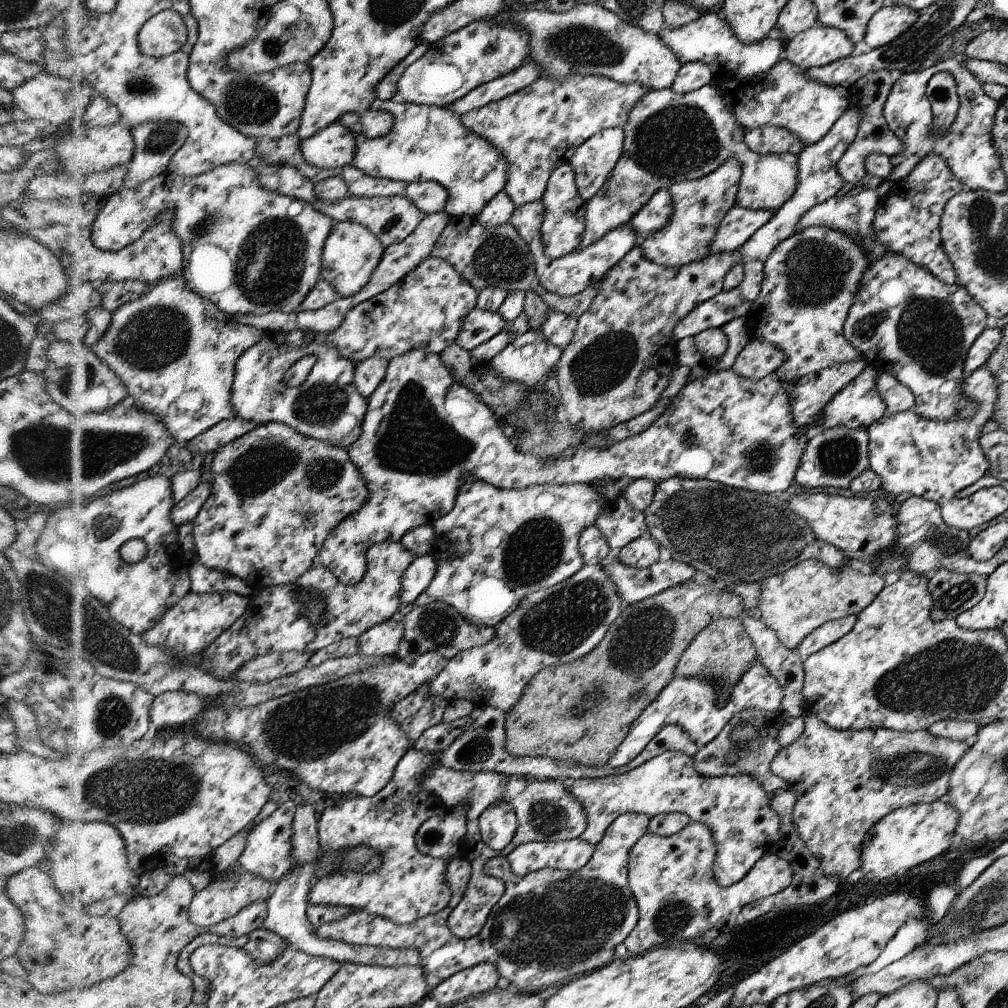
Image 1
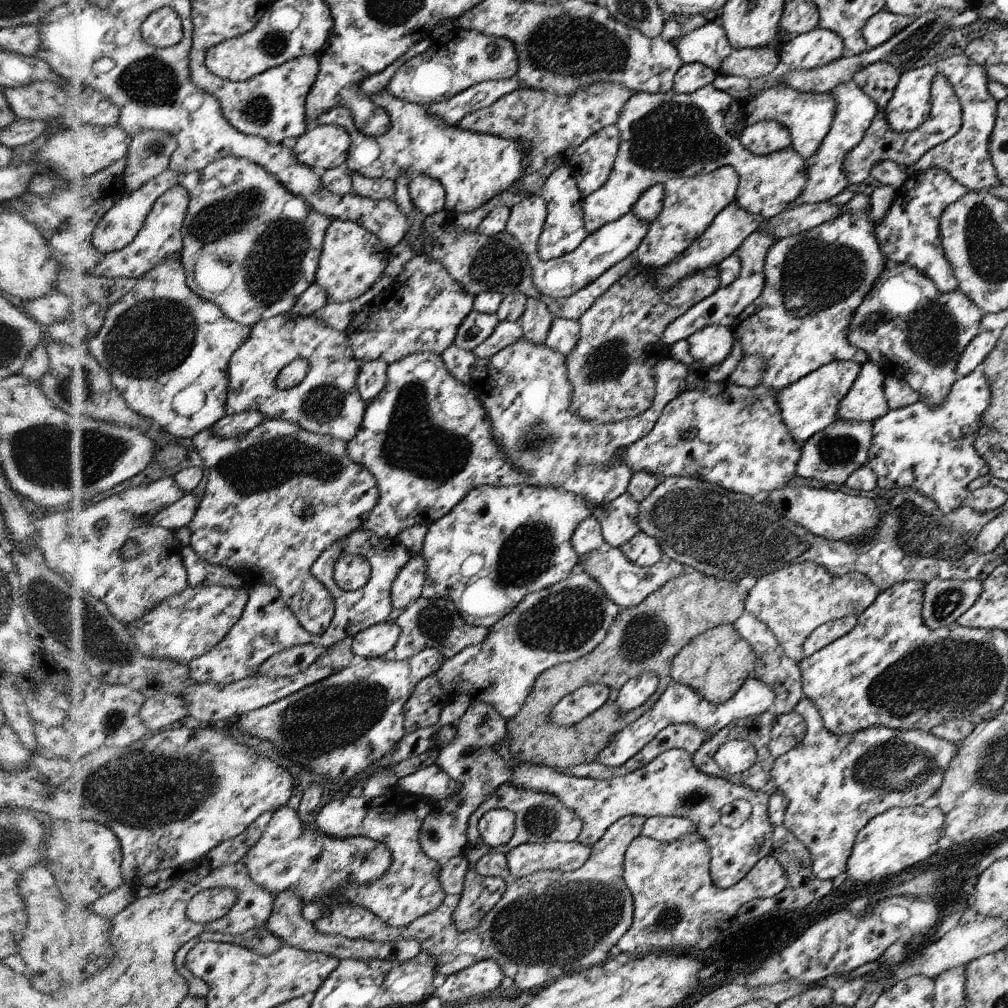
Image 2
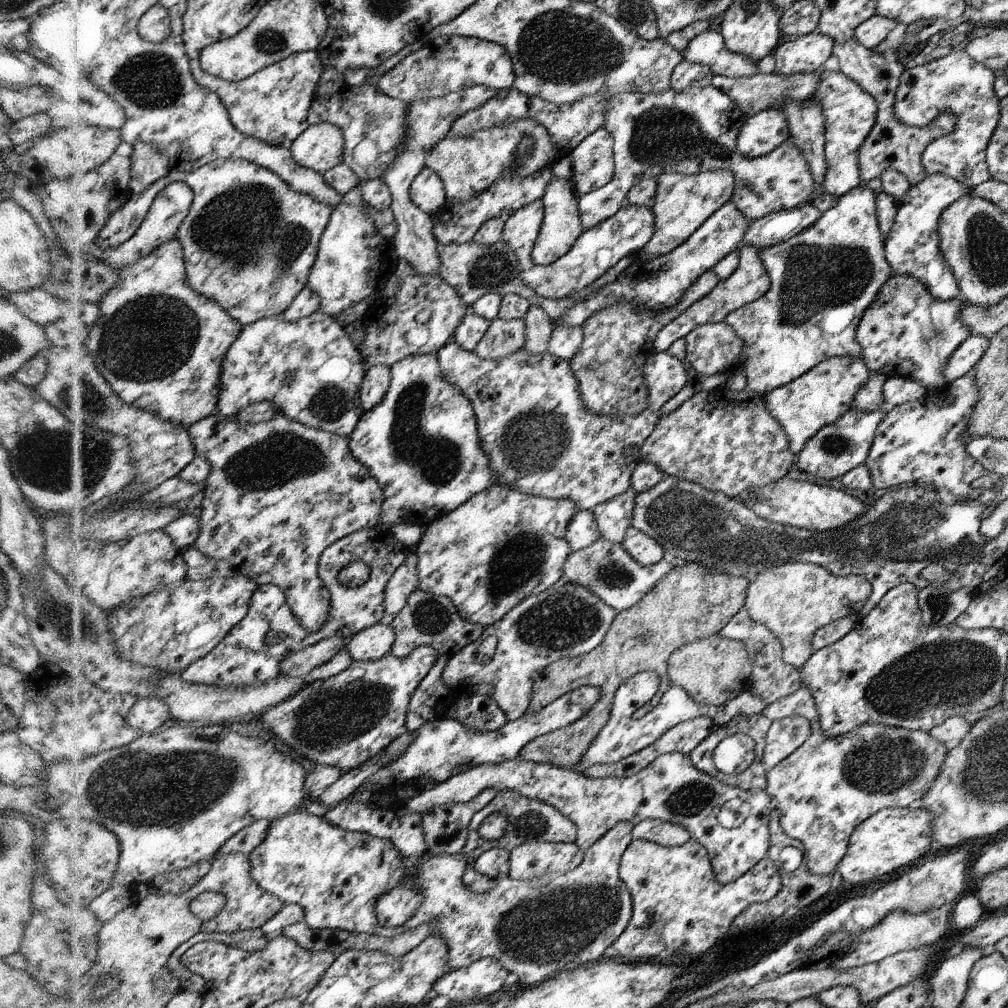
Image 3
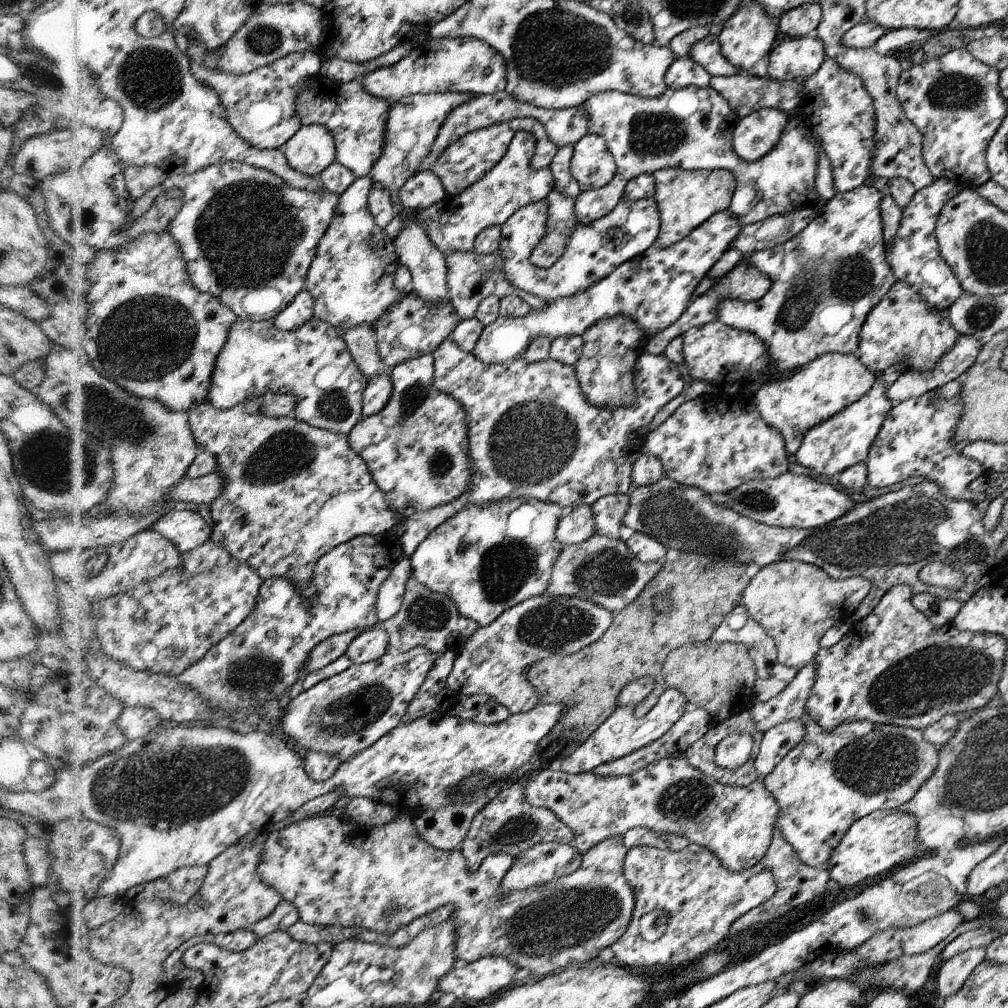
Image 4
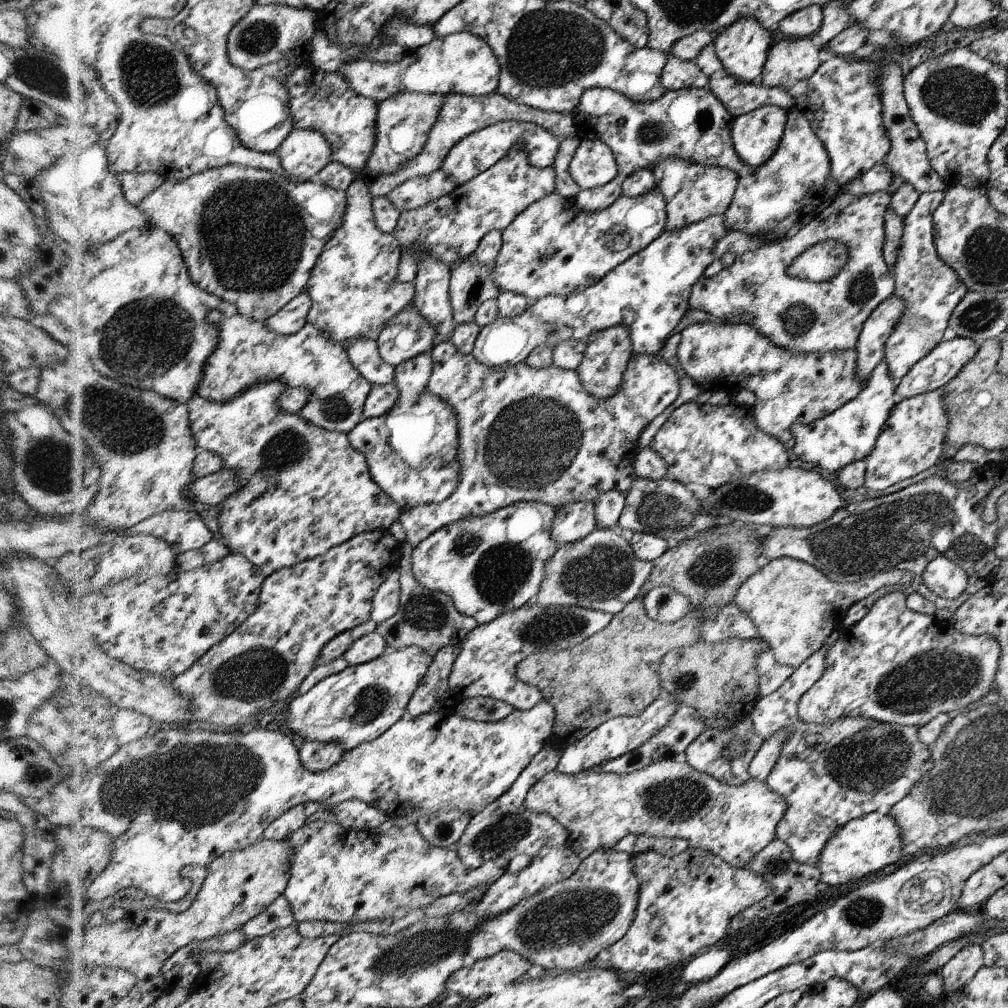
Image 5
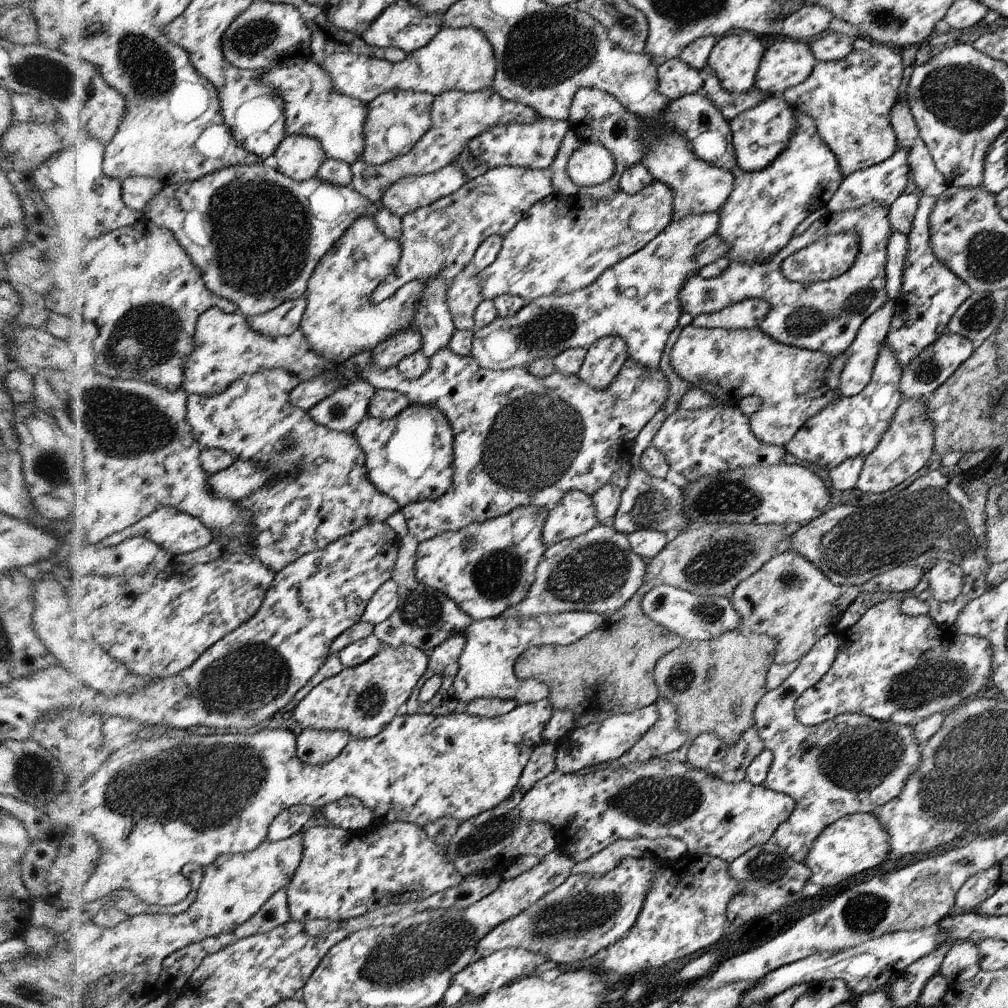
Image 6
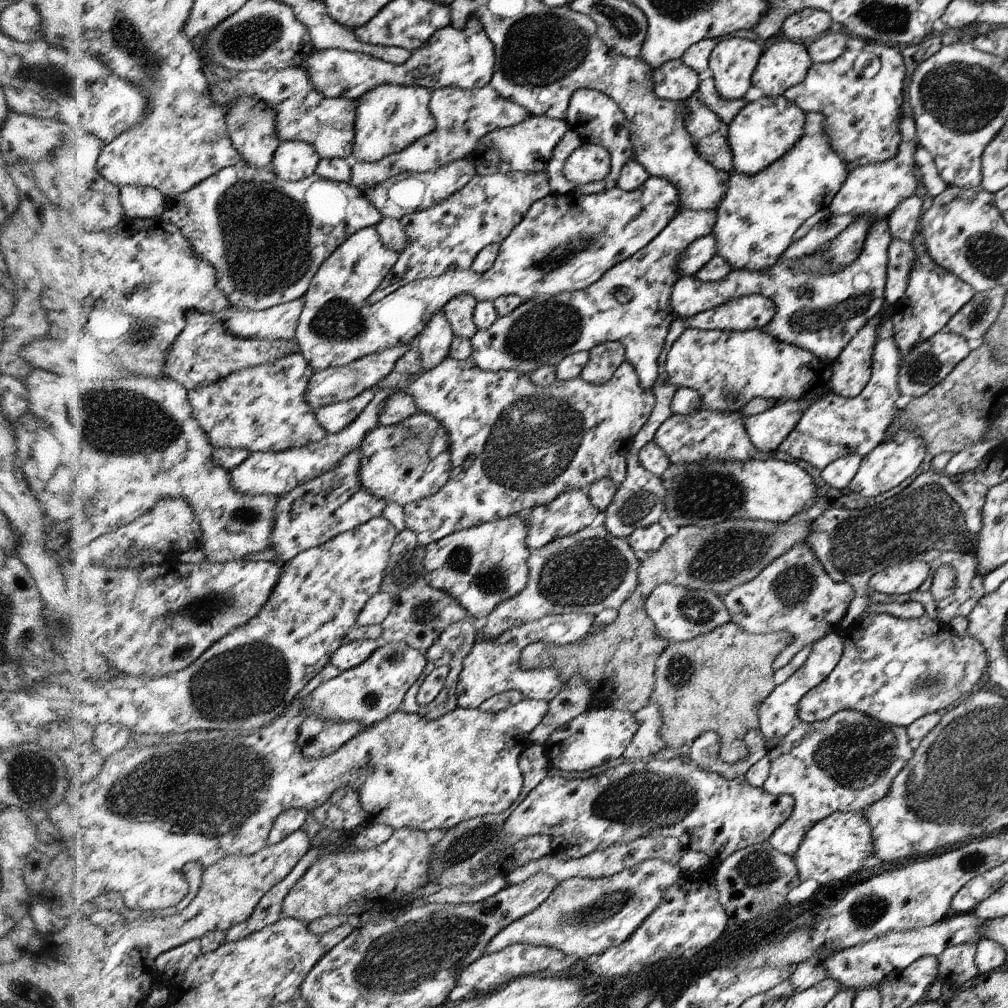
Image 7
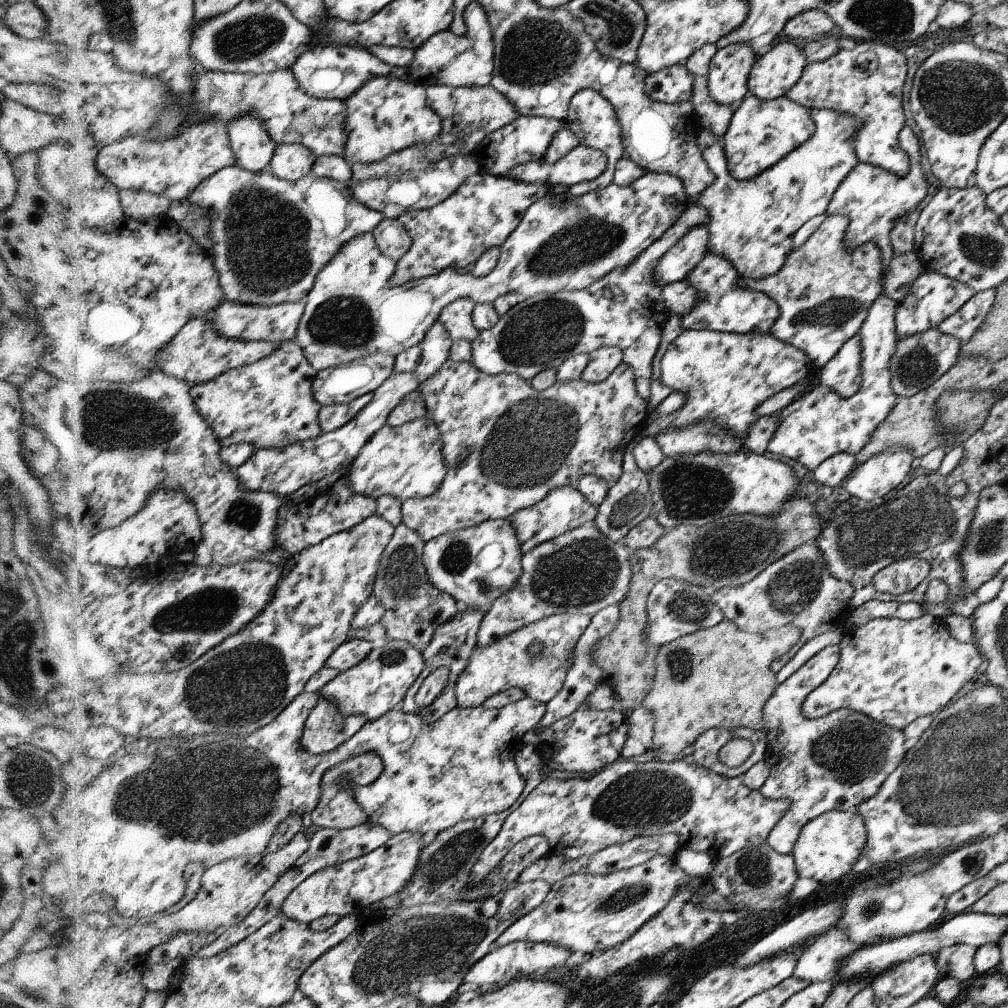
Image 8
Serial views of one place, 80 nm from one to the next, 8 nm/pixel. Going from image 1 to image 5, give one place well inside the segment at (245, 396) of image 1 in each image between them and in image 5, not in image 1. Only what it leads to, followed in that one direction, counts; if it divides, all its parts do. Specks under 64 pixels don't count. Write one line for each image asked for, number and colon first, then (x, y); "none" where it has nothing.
2: (329, 403)
3: (311, 370)
4: (313, 363)
5: (250, 352)

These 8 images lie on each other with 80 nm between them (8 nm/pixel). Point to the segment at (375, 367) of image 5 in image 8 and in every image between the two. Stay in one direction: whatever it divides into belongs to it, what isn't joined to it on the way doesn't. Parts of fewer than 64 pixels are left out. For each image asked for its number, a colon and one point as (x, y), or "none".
6: (519, 440)
7: (515, 445)
8: (507, 445)

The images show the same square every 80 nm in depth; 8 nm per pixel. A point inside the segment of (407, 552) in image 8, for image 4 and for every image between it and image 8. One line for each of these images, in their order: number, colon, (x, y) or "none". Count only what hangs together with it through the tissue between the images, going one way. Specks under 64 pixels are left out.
4: (427, 619)
5: (427, 619)
6: (425, 617)
7: (420, 614)

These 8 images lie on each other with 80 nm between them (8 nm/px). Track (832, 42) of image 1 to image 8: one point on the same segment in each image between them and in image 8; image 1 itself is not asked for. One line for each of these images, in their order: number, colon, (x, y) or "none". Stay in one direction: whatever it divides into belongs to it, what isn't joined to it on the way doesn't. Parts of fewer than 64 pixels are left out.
2: (820, 46)
3: (806, 54)
4: (797, 59)
5: (790, 61)
6: (787, 63)
7: (785, 64)
8: (778, 70)

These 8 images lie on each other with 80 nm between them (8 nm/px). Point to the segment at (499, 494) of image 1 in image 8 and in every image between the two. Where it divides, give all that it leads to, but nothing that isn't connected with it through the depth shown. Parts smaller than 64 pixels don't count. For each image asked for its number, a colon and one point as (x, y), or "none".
2: (499, 544)
3: (488, 555)
4: (488, 559)
5: (491, 564)
6: (487, 567)
7: (482, 566)
8: (477, 565)

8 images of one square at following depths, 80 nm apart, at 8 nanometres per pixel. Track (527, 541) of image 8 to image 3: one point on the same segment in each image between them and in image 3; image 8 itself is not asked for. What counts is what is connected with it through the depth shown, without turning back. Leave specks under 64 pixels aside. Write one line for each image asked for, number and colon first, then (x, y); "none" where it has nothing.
3: (583, 530)
4: (576, 526)
5: (574, 521)
6: (575, 515)
7: (572, 511)

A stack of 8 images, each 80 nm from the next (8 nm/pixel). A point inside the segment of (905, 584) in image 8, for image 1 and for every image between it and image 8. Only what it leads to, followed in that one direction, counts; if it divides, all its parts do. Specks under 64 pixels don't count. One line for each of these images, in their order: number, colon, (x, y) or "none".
1: (794, 603)
2: (794, 601)
3: (794, 600)
4: (796, 603)
5: (795, 607)
6: (790, 599)
7: (907, 576)

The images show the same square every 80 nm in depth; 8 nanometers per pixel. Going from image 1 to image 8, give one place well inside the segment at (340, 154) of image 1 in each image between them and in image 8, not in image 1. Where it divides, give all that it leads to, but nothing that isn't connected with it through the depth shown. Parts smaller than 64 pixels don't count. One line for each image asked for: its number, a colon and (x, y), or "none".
2: (327, 146)
3: (321, 147)
4: (314, 149)
5: (307, 151)
6: (301, 156)
7: (297, 160)
8: (293, 162)

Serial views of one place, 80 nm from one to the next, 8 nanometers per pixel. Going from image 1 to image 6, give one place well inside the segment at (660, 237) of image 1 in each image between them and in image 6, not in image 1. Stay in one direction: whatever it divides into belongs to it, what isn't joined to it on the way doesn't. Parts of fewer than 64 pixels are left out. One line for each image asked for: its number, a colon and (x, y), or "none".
2: (691, 204)
3: (683, 203)
4: (686, 199)
5: (693, 192)
6: (699, 187)

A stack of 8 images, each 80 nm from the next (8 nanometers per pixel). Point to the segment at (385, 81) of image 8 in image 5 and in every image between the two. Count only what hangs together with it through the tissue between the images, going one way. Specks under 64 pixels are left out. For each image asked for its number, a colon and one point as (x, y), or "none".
5: (404, 124)
6: (396, 120)
7: (390, 117)

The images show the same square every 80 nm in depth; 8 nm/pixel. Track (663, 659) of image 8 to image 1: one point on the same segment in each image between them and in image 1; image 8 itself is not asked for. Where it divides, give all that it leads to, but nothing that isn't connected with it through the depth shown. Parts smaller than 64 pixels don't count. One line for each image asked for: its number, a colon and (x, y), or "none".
1: (723, 651)
2: (716, 663)
3: (714, 670)
4: (718, 677)
5: (720, 681)
6: (716, 685)
7: (717, 681)

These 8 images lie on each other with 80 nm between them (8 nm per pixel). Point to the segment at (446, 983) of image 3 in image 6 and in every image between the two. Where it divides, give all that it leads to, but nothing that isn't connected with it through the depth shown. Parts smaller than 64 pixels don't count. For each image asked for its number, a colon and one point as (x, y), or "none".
4: (474, 982)
5: (479, 979)
6: (505, 966)

